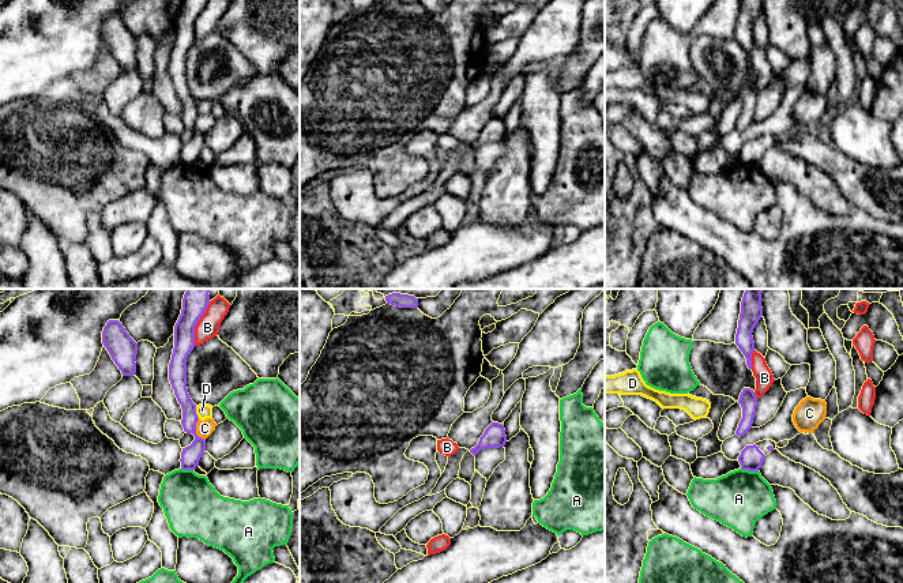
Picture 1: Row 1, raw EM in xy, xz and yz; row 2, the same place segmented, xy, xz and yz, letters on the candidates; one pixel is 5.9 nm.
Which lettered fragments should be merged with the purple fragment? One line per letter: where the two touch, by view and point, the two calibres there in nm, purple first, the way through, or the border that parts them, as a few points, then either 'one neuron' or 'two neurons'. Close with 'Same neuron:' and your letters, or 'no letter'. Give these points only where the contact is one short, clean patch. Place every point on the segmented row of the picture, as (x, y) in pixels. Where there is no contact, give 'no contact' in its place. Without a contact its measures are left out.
A: yz (749, 470) | 140/320 nm | along yz (741, 467), (757, 471) | two neurons
B: xy (196, 323) | 160/140 nm | two neurons
C: xy (195, 431) | 120/100 nm | along xy (198, 420), (196, 433), (204, 440) | two neurons
D: xy (195, 413) | 120/90 nm | along xy (195, 406), (195, 413), (199, 418) | two neurons
Same neuron: no letter

